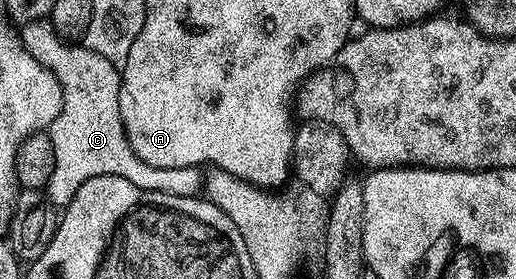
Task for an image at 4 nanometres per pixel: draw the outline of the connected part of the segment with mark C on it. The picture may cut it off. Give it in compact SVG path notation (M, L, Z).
M49 19L23 25L20 30L22 45L40 66L44 66L60 82L62 87L62 109L49 126L49 134L52 138L52 150L56 154L56 166L52 170L52 178L46 183L45 193L51 204L65 206L72 202L76 190L88 178L96 178L100 174L112 174L116 178L128 178L132 186L149 192L160 194L172 194L173 196L198 196L204 188L204 172L201 167L196 168L161 168L160 166L148 166L144 158L132 150L132 146L126 137L126 127L120 118L120 86L122 74L119 65L108 62L100 54L86 48L85 43L71 42L69 39L59 36Z

